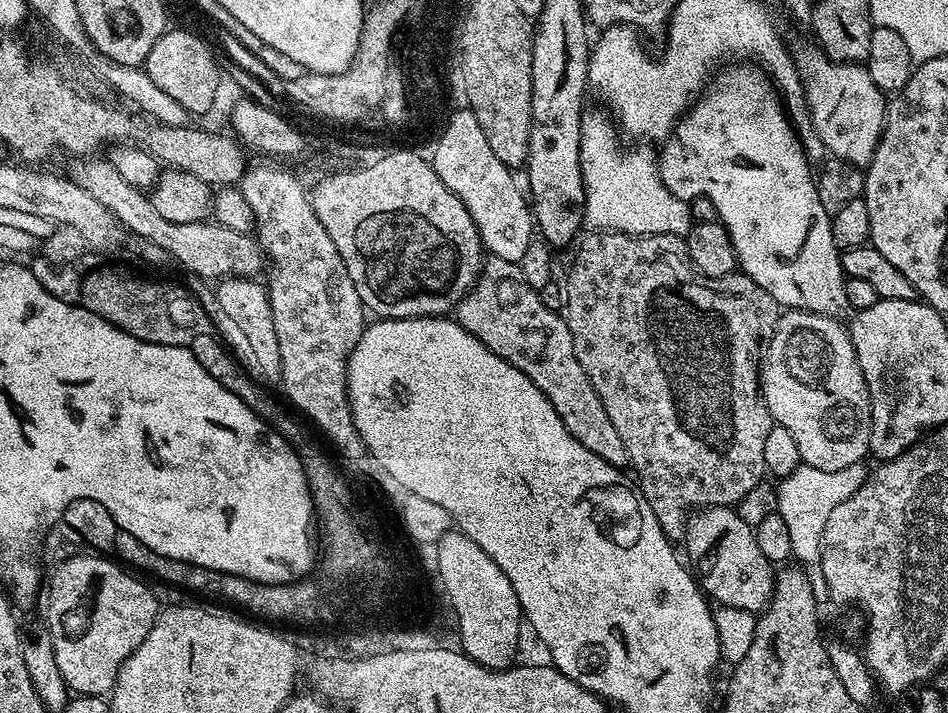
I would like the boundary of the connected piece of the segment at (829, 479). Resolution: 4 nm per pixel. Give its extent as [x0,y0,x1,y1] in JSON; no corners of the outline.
[776,463,869,566]

